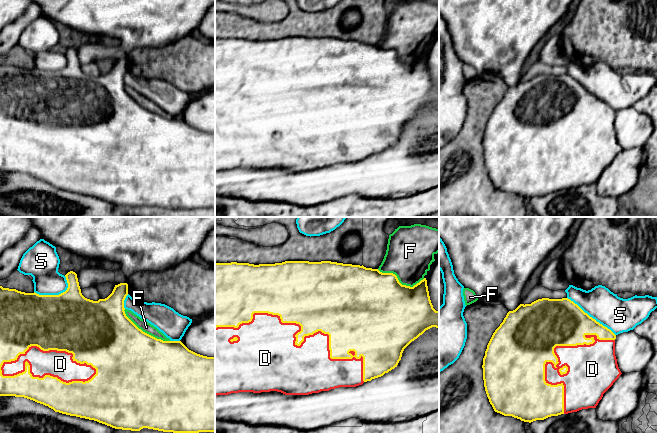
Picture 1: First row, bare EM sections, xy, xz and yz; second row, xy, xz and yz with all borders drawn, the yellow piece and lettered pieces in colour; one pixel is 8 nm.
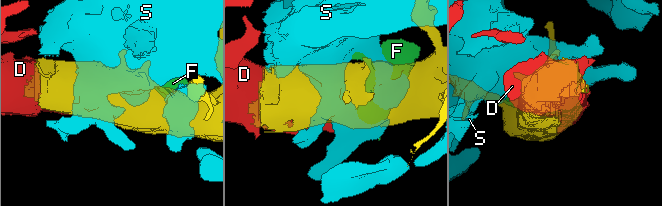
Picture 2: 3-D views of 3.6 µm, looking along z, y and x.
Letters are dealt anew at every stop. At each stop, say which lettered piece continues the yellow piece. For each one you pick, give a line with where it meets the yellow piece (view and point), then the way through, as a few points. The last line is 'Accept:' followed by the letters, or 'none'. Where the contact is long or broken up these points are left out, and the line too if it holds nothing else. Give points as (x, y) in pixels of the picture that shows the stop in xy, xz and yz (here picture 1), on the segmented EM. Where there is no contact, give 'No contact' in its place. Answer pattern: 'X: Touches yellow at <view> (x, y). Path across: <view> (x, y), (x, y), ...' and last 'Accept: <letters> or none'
D: Touches yellow at xz (298, 345)
Accept: D

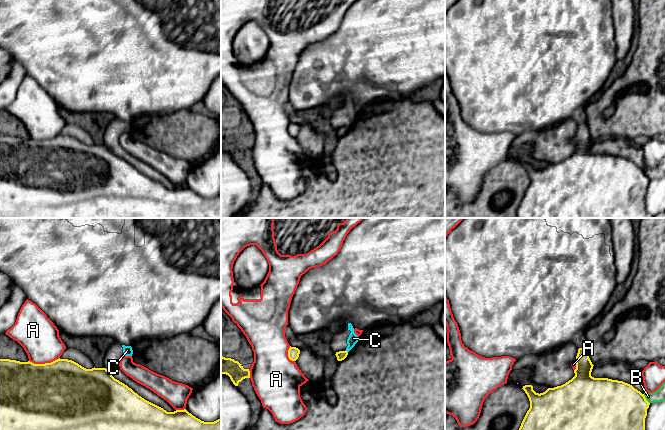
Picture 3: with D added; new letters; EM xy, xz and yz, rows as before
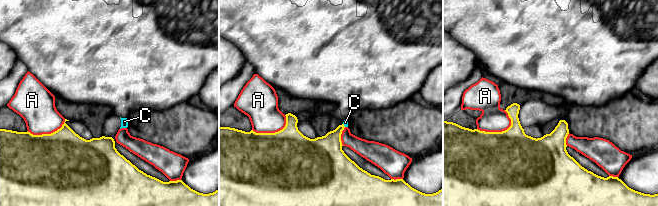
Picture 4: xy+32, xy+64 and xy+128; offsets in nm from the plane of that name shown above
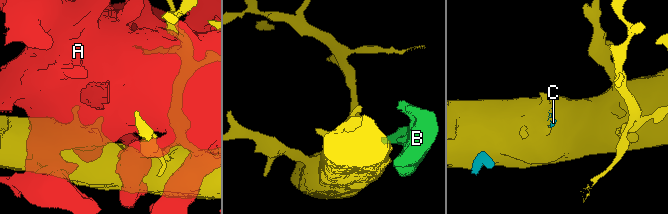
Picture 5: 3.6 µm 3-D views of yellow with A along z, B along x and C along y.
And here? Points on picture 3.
Accept: none

